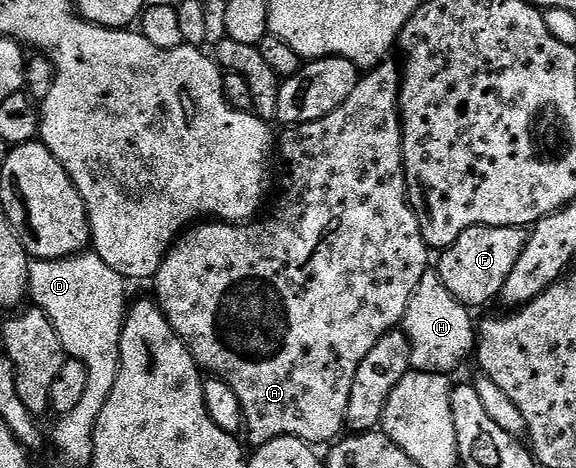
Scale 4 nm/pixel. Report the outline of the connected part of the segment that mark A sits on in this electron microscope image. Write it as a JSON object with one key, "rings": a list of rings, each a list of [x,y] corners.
{"rings":[[[392,59],[385,60],[361,76],[350,99],[346,99],[342,107],[317,121],[285,128],[284,134],[278,137],[278,161],[284,164],[284,202],[273,211],[272,217],[265,221],[256,219],[251,223],[197,224],[173,244],[164,256],[160,270],[156,272],[154,297],[170,327],[174,327],[174,331],[183,339],[201,370],[208,372],[209,369],[212,372],[209,374],[225,381],[234,395],[238,395],[246,433],[248,429],[249,446],[259,447],[279,437],[297,437],[313,447],[335,442],[346,429],[350,391],[354,387],[354,375],[358,375],[358,367],[362,367],[362,359],[370,355],[374,343],[378,343],[382,335],[403,322],[410,307],[410,299],[418,283],[422,283],[422,275],[429,272],[430,250],[424,241],[418,215],[408,202],[408,178],[404,172],[404,130],[400,119],[401,78],[401,66],[397,62],[395,65]]]}

